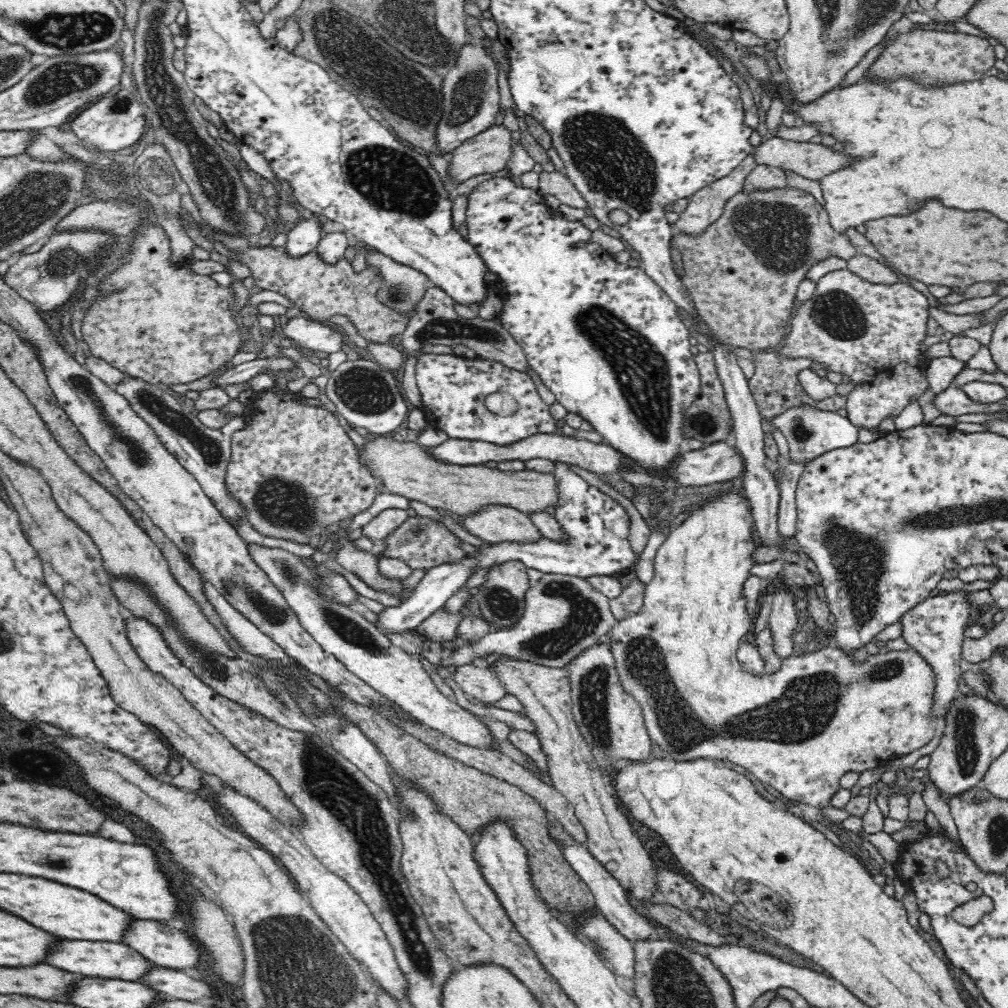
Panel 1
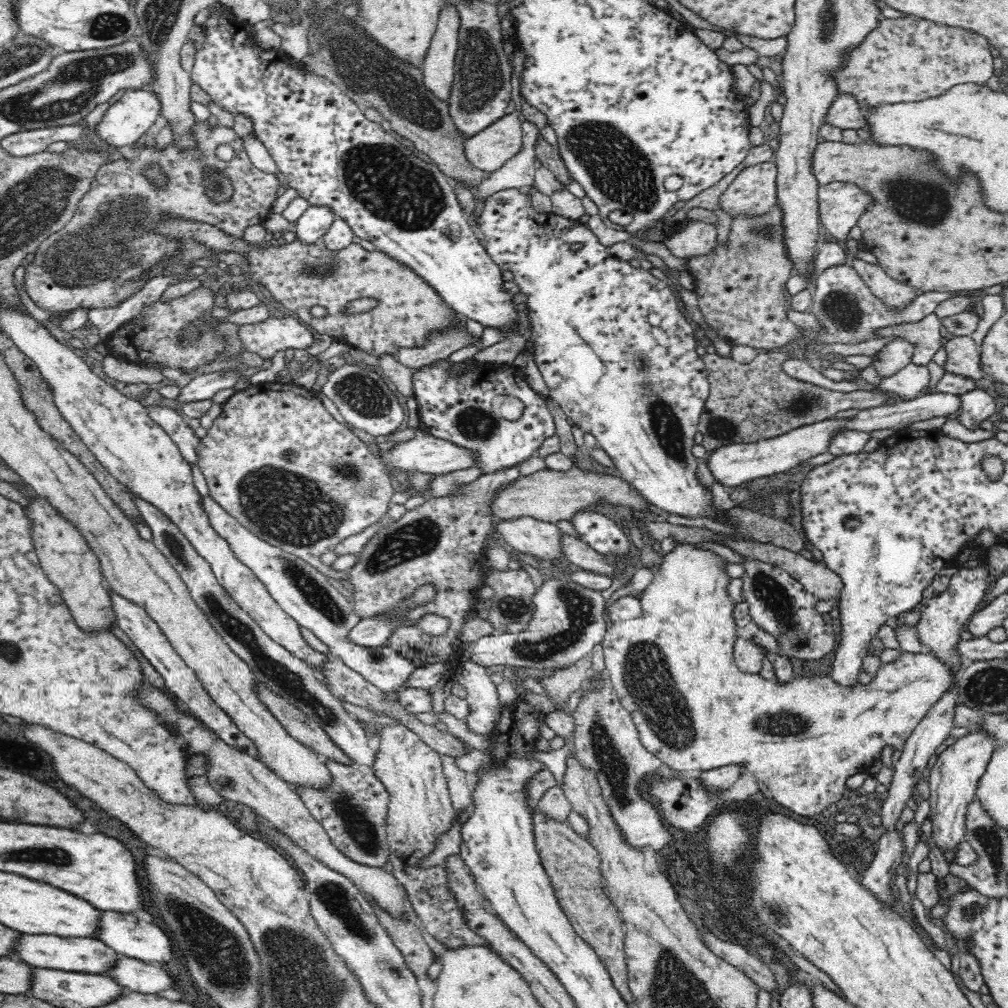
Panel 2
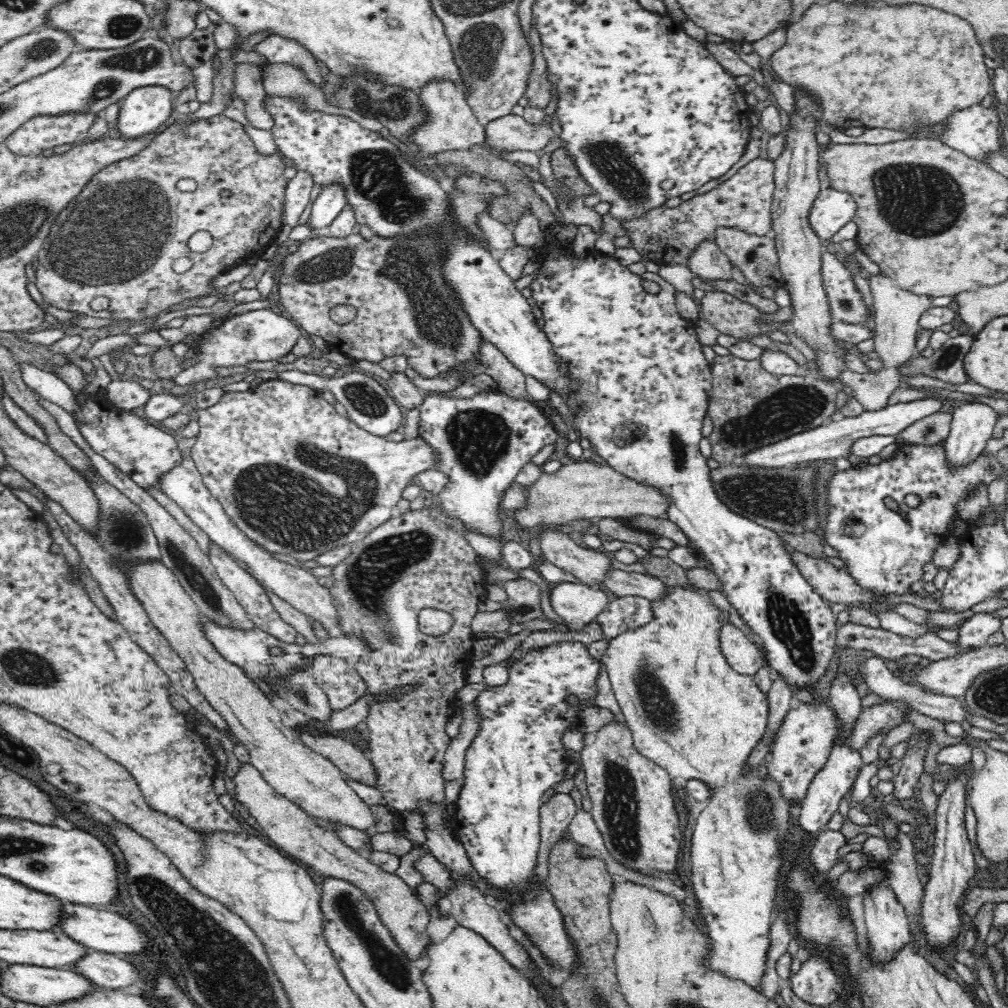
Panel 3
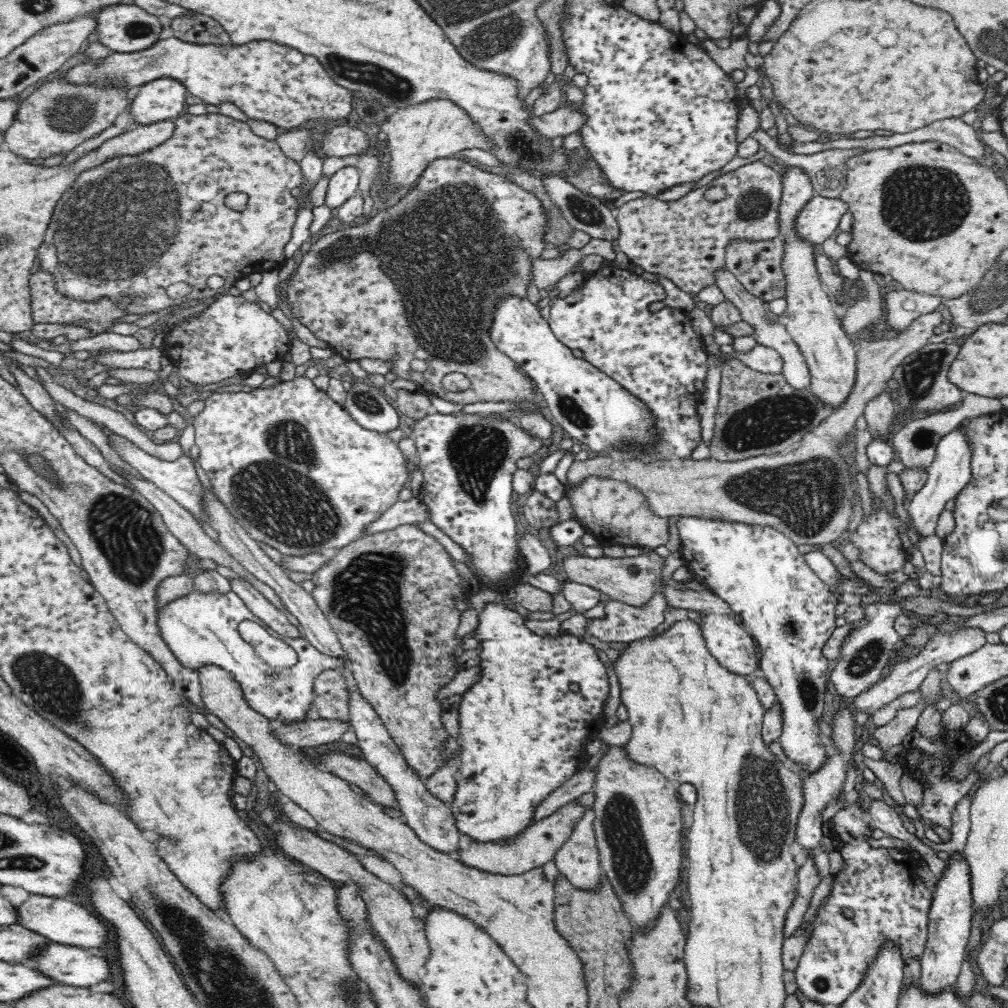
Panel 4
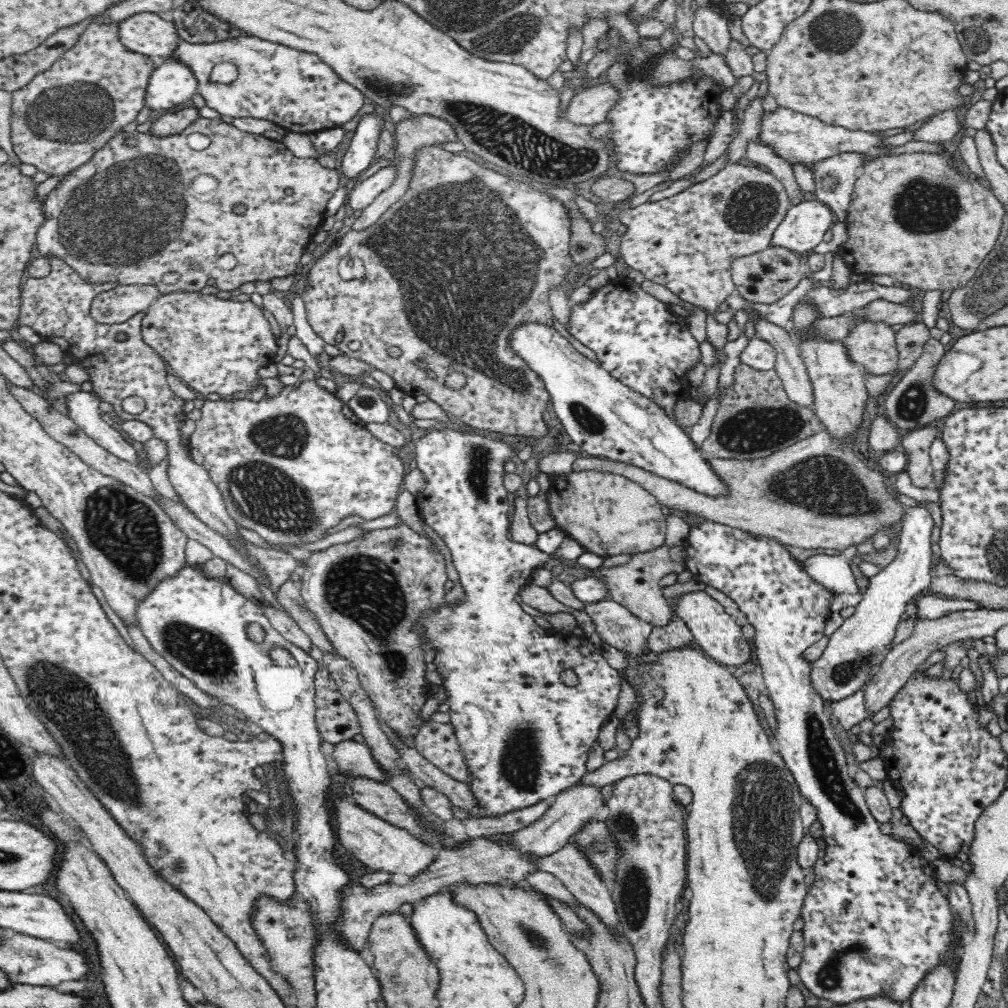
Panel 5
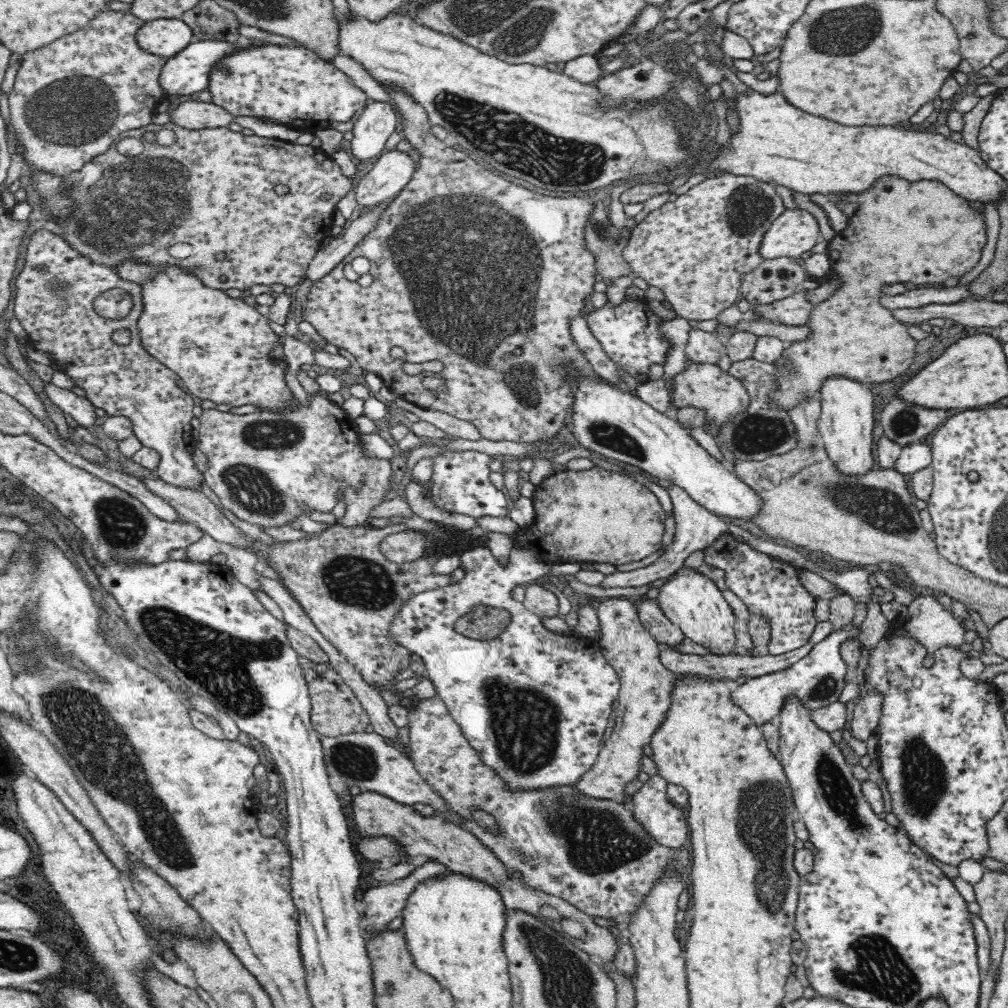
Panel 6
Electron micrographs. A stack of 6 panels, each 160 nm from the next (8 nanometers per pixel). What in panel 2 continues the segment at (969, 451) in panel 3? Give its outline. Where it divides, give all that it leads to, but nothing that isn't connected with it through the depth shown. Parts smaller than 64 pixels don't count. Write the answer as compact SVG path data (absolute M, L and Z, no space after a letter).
M975 388L960 395L959 422L970 430L978 429L984 420L993 419L998 412L999 402L989 389Z

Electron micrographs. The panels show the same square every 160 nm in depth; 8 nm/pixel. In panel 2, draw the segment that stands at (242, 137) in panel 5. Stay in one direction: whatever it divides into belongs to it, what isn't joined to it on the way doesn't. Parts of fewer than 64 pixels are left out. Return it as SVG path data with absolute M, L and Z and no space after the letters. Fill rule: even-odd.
M199 120L193 128L193 135L198 146L196 152L185 152L185 150L179 152L179 149L172 144L168 145L164 152L157 152L155 148L151 148L151 143L149 143L143 150L140 150L138 159L132 160L130 156L127 156L99 168L89 192L81 198L72 219L62 230L43 240L35 251L33 259L24 267L22 288L38 307L48 313L62 313L82 306L92 309L116 306L118 302L126 300L130 294L142 289L142 286L148 281L142 279L135 282L132 279L136 278L142 270L150 268L158 262L163 262L165 266L169 264L171 270L183 271L185 269L183 266L175 266L180 264L180 260L198 260L198 258L214 256L214 249L200 245L196 241L188 240L187 244L179 244L166 236L155 234L153 229L163 215L208 223L208 225L222 229L226 235L242 238L245 228L261 224L271 214L272 203L277 200L279 185L282 183L279 182L276 175L263 174L258 168L254 168L243 150L243 139L240 139L232 128L216 125L211 130L208 128L207 121ZM221 144L229 144L234 149L234 158L229 162L219 160L216 156L216 151ZM150 164L160 166L160 169L168 175L170 182L164 188L153 188L150 182L142 176L142 170ZM212 171L224 172L234 183L234 196L226 204L216 204L205 194L203 177L207 172Z

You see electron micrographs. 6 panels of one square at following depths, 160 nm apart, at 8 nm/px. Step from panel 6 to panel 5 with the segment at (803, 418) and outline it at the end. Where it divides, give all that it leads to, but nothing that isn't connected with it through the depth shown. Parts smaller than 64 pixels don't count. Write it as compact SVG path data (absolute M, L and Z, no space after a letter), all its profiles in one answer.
M745 302L742 311L746 313L750 324L751 335L765 340L776 349L775 371L783 384L783 389L787 392L789 399L800 406L813 406L814 395L812 383L805 362L802 360L798 346L795 344L795 338L784 329L784 326L778 326L770 322L765 316L757 312L756 303Z

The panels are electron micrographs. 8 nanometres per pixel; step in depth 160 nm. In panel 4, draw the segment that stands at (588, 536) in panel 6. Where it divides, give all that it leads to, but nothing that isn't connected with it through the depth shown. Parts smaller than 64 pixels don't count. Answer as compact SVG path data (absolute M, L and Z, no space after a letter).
M589 476L582 484L565 492L572 502L580 524L592 532L601 544L624 544L626 546L664 547L670 531L668 518L650 510L644 495L624 482Z

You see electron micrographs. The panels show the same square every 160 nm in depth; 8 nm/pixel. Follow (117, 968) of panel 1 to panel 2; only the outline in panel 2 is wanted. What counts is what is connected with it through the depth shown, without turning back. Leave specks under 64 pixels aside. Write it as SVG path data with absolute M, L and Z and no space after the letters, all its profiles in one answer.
M24 934L18 942L18 956L36 968L54 968L66 972L86 973L89 975L106 975L119 959L118 952L106 946L100 939L94 938L60 938L60 936L40 936L40 934Z

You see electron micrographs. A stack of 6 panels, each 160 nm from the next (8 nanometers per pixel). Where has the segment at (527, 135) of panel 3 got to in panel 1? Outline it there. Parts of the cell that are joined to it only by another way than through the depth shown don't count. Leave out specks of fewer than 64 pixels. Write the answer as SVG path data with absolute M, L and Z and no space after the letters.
M492 125L488 130L464 141L448 158L448 176L443 183L451 188L472 177L504 170L513 153L510 136L512 133L503 125Z

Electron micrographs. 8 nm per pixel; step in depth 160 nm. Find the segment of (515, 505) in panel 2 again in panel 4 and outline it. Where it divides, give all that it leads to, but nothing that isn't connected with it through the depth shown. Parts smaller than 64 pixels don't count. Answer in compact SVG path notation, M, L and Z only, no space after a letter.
M938 310L924 313L916 317L909 327L892 339L880 339L879 341L859 342L856 352L856 378L850 394L846 400L833 409L832 414L824 418L823 422L811 432L804 435L797 447L787 452L775 455L762 455L737 461L719 461L710 457L705 460L690 459L658 459L644 463L640 459L614 460L608 456L589 458L585 461L574 461L566 472L566 482L563 484L564 492L582 484L589 476L602 479L618 480L630 485L644 495L650 510L661 517L697 516L698 518L721 518L728 522L743 522L744 524L756 524L758 526L770 526L784 533L790 540L799 544L828 544L834 542L848 531L850 514L852 514L852 502L854 492L858 492L854 473L838 455L838 448L844 440L844 436L855 430L856 418L864 412L864 406L868 400L878 396L882 390L886 390L886 380L893 377L894 368L902 364L902 360L913 352L920 350L928 344L928 338L933 334L935 327L942 323L942 315Z

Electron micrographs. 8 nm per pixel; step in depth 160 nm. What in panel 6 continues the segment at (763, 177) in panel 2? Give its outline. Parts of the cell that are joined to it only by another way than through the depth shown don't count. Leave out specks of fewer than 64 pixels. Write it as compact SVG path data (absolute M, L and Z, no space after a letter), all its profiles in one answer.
M725 172L692 186L685 194L674 196L650 212L632 229L626 246L622 248L622 257L633 274L644 278L648 286L664 291L666 301L678 316L698 322L712 320L740 301L742 274L754 270L764 260L760 254L764 234L786 210L784 201L772 183Z

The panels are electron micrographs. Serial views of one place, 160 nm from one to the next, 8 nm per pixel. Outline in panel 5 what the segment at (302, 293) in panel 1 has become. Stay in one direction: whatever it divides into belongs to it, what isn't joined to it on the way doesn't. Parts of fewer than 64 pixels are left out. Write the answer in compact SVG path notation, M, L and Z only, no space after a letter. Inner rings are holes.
M424 148L416 156L416 168L414 168L414 178L410 182L408 191L394 202L380 219L366 229L346 232L338 242L322 253L313 264L310 264L309 272L305 274L308 278L305 290L301 295L304 302L306 319L312 330L320 336L325 344L336 345L344 355L358 358L367 362L374 369L390 375L397 384L397 387L408 394L425 393L432 401L438 403L443 410L452 412L455 418L460 418L460 423L470 426L472 429L488 430L498 432L498 434L509 434L523 436L523 438L540 438L548 432L548 426L544 421L544 410L548 408L550 395L544 387L542 379L532 371L526 361L518 357L510 345L508 336L510 332L520 324L520 322L539 322L551 326L552 314L548 304L550 287L565 287L564 282L568 278L568 270L573 265L570 257L570 232L571 225L567 209L556 199L552 199L542 191L534 190L527 184L516 182L513 178L503 176L496 171L492 171L469 157L459 156L457 153L447 152L442 148ZM344 256L349 256L361 263L362 274L349 281L342 280L337 267ZM424 288L424 290L420 290ZM344 332L342 340L336 340L336 334ZM432 332L432 334L430 334ZM390 348L398 348L400 356L392 356L396 352L390 352ZM422 358L426 360L426 368L432 370L432 374L427 374L424 370L416 367L416 360ZM450 372L464 372L467 376L466 385L460 390L452 390L444 385L444 378Z

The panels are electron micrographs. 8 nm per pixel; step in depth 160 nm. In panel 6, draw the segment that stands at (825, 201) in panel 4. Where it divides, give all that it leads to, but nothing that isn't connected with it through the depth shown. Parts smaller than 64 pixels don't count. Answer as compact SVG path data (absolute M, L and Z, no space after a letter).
M787 209L764 234L760 244L763 258L796 258L812 250L820 239L816 216L803 209Z

